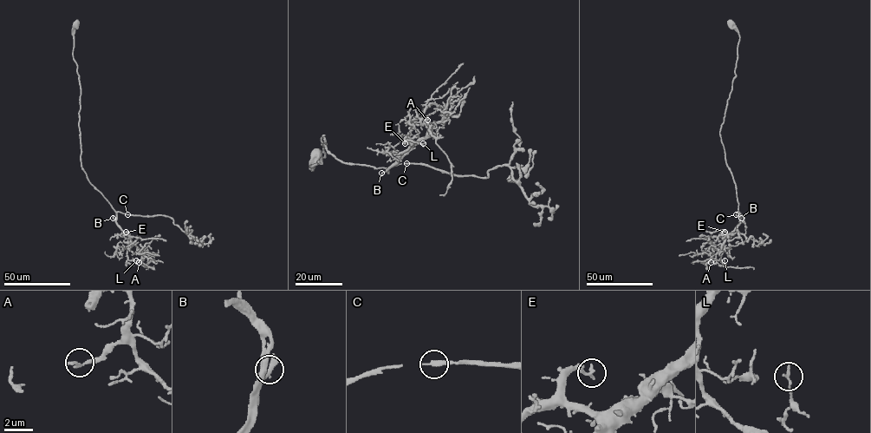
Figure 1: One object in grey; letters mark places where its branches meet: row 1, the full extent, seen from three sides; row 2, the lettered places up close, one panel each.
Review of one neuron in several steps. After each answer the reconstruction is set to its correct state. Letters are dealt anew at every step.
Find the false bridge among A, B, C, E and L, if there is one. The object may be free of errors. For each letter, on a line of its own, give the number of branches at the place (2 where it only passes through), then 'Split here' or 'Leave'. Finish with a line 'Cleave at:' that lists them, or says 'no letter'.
A: Branches: 1. Leave
B: Branches: 1. Leave
C: Branches: 1. Leave
E: Branches: 1. Leave
L: Branches: 1. Leave
Cleave at: no letter

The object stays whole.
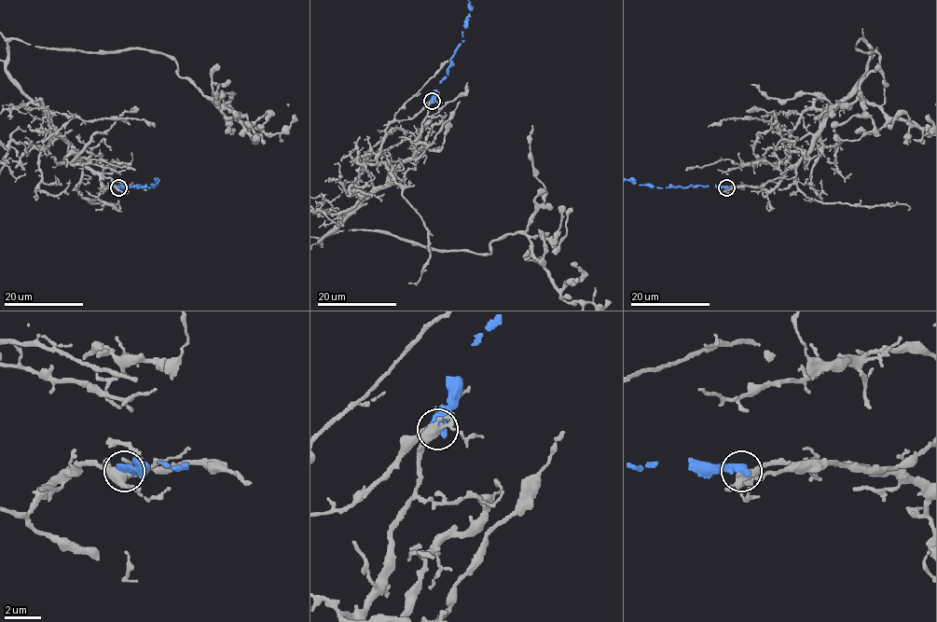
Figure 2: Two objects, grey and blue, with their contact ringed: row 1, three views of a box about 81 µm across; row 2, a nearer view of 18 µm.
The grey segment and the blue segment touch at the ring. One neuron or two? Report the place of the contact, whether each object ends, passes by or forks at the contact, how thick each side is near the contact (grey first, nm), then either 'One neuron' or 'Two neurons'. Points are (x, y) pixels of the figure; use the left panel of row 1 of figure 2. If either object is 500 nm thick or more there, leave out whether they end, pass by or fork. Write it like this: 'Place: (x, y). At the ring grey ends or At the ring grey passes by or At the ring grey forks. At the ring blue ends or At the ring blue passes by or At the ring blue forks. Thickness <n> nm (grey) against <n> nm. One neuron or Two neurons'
Place: (118, 187). Thickness 440 nm (grey) against 550 nm. Two neurons

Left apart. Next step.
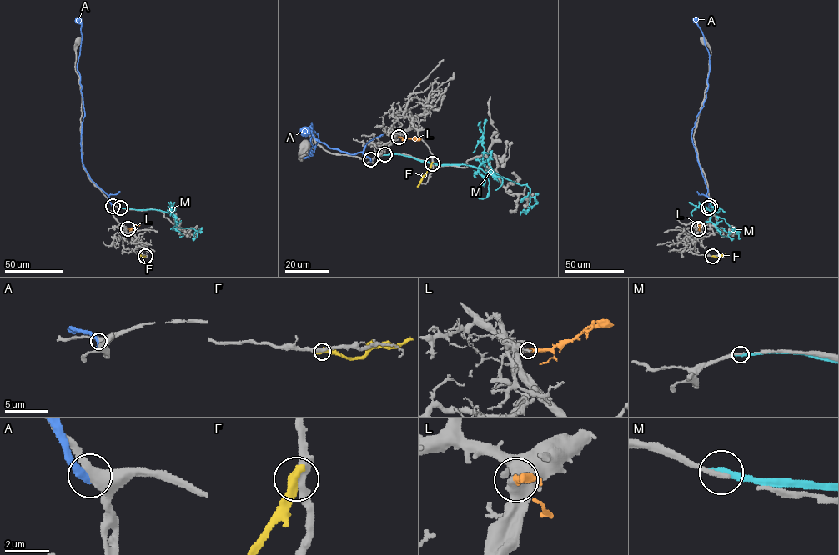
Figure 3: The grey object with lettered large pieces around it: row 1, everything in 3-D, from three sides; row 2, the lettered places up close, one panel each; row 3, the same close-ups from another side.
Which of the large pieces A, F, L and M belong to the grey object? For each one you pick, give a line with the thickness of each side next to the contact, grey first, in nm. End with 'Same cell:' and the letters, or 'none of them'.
L: calibres 380 and 360 nm
Same cell: L

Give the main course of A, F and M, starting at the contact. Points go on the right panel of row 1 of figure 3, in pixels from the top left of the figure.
A: (710, 206), (691, 137), (695, 117), (706, 97), (710, 69), (708, 52), (694, 17)
F: (712, 256), (725, 254)
M: (708, 207), (715, 212), (712, 212), (710, 221), (730, 234), (736, 230), (740, 238)

